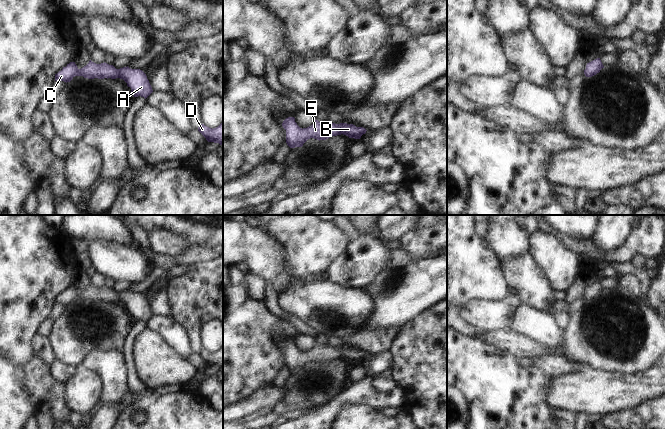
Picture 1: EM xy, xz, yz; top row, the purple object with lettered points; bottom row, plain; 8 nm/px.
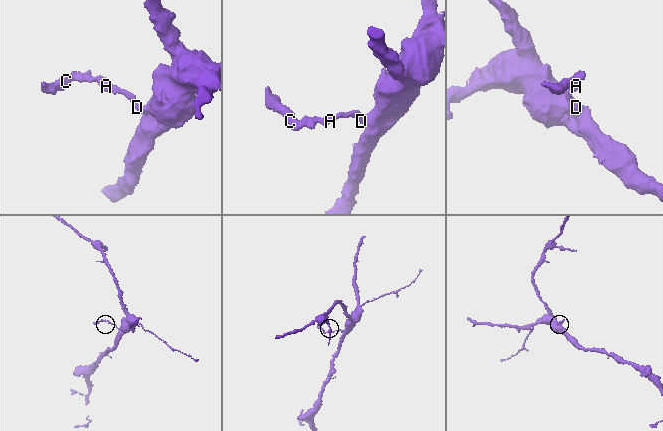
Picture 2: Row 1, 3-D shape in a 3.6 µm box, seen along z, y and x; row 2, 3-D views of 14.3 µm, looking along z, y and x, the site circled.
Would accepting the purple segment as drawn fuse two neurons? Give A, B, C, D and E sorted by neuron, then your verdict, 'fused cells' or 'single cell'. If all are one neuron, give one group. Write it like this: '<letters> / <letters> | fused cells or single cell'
A B C D E | single cell

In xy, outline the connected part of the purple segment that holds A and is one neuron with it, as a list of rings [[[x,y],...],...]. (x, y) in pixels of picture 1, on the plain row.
[[[91,284],[83,292],[79,293],[75,286],[70,286],[61,295],[55,298],[55,305],[70,306],[75,300],[83,300],[88,303],[111,302],[123,303],[127,310],[131,312],[134,321],[144,321],[145,323],[153,316],[146,298],[140,293],[131,293],[128,290],[116,293],[107,287],[96,288]]]

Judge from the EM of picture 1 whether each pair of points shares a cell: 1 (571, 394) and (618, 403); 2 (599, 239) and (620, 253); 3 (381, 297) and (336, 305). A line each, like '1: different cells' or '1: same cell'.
1: same cell
2: different cells
3: different cells

